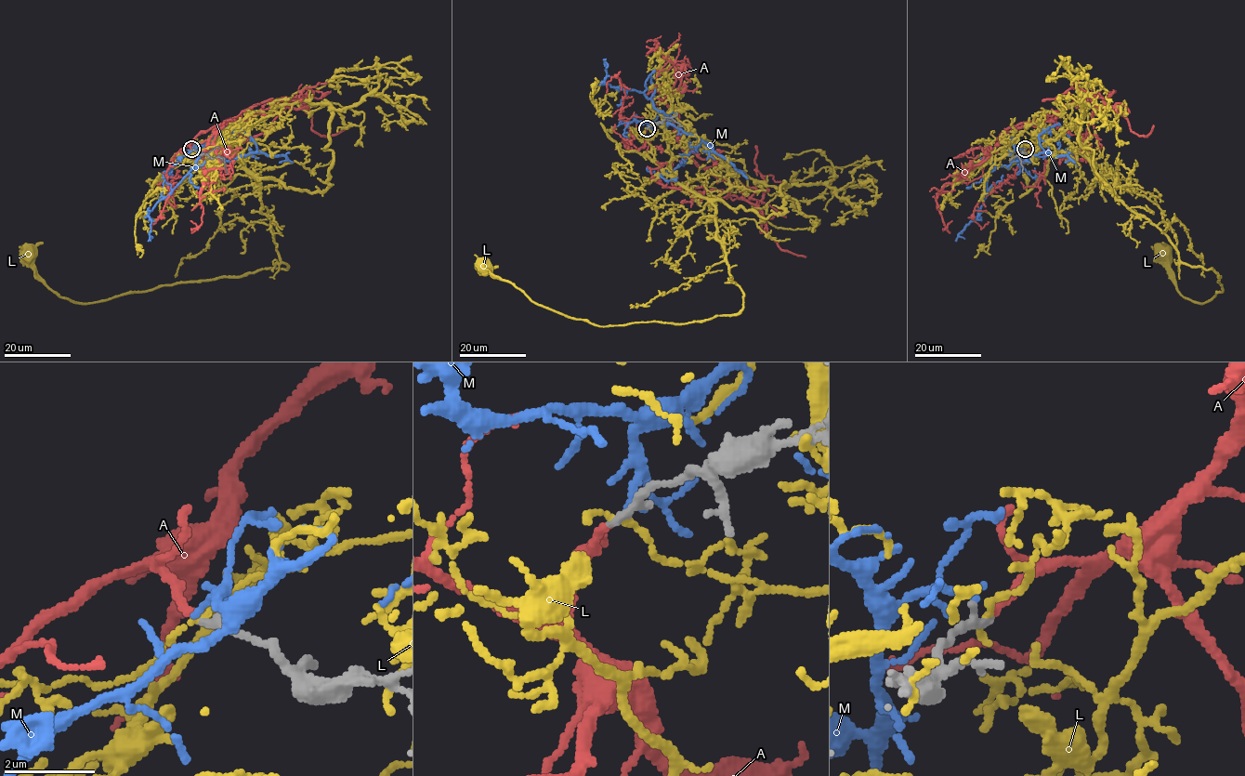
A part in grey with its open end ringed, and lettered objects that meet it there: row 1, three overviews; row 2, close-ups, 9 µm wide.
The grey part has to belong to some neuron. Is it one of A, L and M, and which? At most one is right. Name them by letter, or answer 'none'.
A

